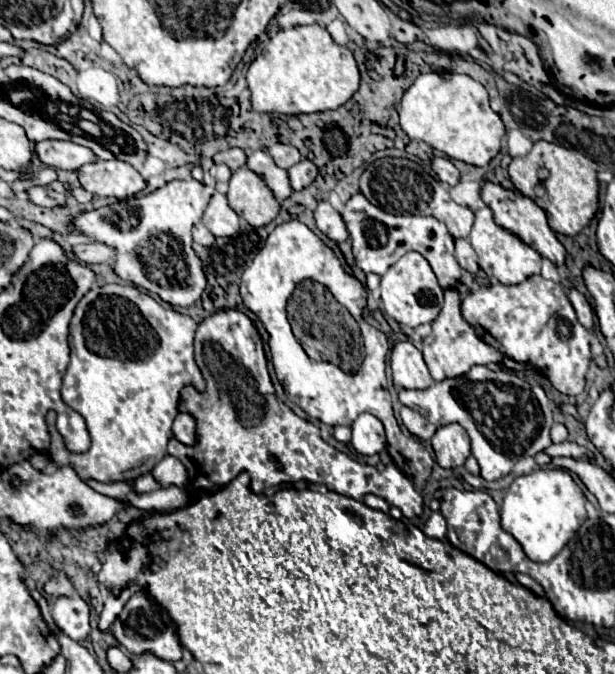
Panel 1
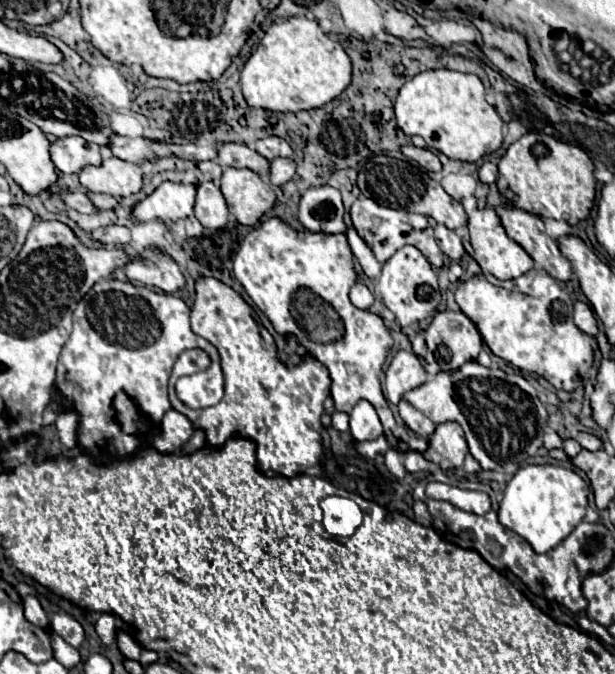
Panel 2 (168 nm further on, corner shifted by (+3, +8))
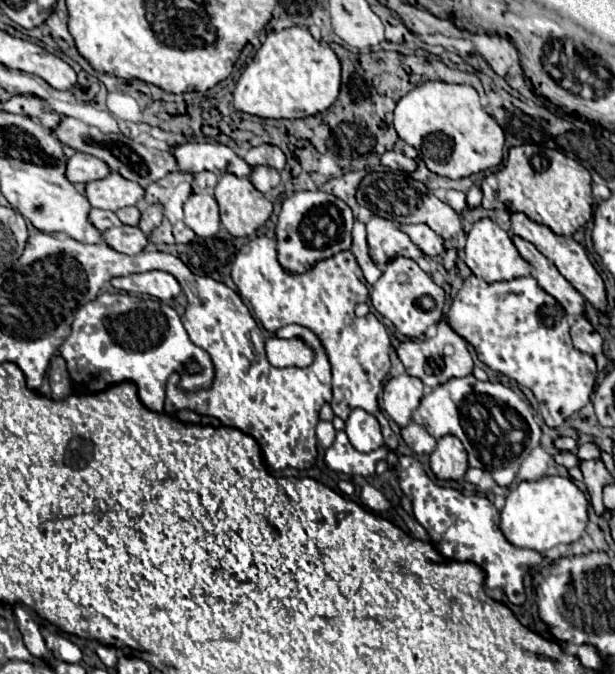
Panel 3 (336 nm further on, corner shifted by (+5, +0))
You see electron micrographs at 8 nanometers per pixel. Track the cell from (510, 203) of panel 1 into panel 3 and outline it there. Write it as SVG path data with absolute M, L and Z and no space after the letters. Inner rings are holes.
M512 236L512 242L518 248L520 256L536 268L534 278L538 280L538 284L548 294L552 294L568 314L572 314L572 316L584 314L584 298L582 298L582 294L558 272L558 268L548 258L544 258L536 250L534 244L530 244L530 242L526 242L526 240L518 238L518 236Z

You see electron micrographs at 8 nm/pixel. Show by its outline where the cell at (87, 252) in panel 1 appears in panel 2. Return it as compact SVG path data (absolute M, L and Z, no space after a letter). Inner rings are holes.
M108 226L108 228L100 228L90 232L90 236L98 242L102 242L104 246L120 246L120 244L128 244L130 242L130 230L126 226Z

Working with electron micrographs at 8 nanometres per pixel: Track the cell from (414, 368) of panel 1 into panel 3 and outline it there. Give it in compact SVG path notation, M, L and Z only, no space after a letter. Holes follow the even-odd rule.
M400 374L396 378L390 378L384 386L384 410L400 428L404 428L412 422L412 412L418 408L422 396L422 380Z

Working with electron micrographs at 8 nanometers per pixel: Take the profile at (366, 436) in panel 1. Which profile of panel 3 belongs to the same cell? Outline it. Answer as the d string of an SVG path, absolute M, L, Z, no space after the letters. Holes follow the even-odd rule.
M354 408L350 412L344 432L358 452L372 452L384 444L378 420L360 408Z

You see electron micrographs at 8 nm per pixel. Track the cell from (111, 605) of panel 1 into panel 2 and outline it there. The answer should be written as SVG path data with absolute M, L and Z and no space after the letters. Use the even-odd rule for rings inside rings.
M108 612L100 614L100 618L96 622L96 632L104 644L112 644L114 634L116 634L116 616L108 614Z

